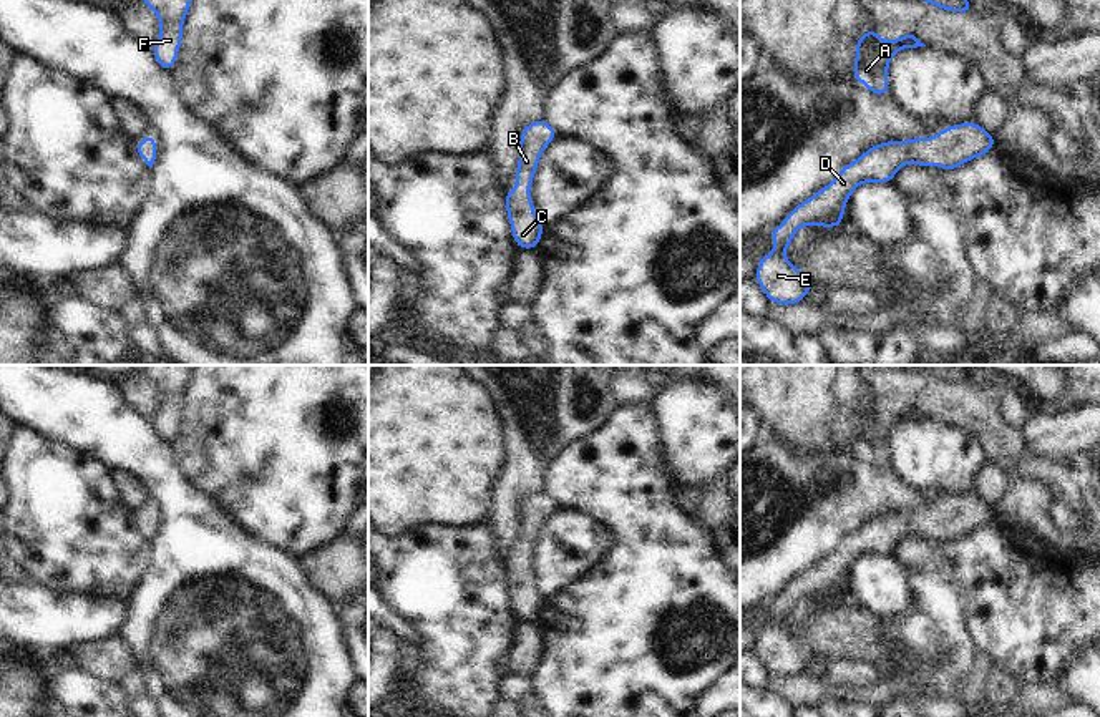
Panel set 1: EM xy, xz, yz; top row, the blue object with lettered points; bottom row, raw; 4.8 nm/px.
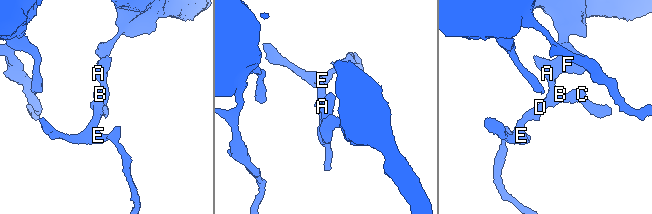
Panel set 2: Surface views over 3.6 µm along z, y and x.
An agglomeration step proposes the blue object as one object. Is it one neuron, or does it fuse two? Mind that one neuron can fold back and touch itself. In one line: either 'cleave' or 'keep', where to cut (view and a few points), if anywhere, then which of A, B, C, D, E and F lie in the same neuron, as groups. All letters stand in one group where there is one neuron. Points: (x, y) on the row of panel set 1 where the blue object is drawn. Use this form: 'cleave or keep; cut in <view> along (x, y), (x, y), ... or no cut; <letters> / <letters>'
keep; no cut; A B C D E F

